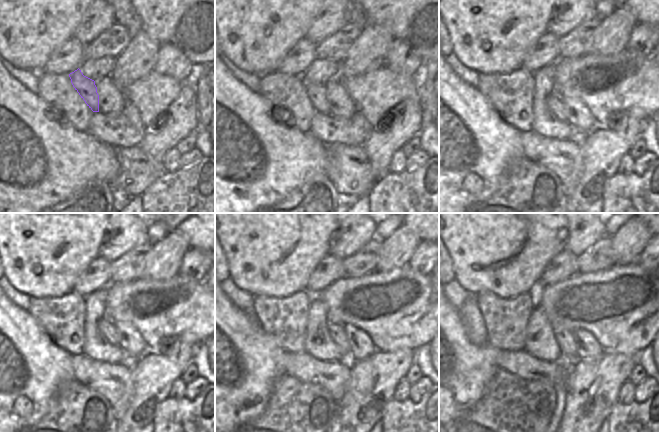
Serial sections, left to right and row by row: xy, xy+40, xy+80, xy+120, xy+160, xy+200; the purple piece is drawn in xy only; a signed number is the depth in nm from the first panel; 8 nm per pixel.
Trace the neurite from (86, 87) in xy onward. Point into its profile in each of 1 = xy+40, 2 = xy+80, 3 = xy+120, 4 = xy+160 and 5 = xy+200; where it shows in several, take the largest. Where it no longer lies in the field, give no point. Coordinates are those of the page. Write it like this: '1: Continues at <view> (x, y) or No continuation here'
1: Continues at xy+40 (315, 91)
2: Continues at xy+80 (556, 106)
3: Continues at xy+120 (106, 328)
4: Continues at xy+160 (336, 331)
5: Continues at xy+200 (564, 338)

